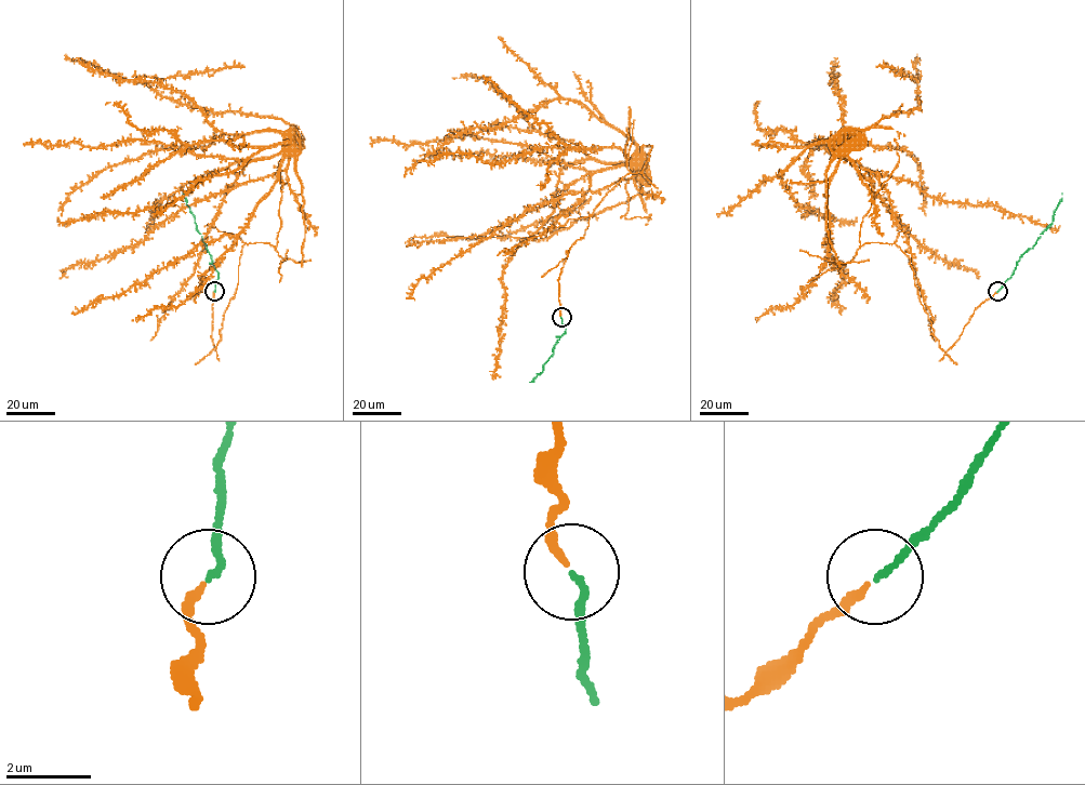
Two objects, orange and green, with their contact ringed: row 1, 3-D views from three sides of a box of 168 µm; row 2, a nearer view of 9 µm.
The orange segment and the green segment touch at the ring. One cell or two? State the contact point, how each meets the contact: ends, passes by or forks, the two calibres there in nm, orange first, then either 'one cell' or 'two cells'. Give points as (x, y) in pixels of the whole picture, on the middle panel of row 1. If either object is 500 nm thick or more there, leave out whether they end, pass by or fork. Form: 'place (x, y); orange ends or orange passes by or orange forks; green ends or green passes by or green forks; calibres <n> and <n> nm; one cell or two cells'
place (561, 317); orange ends; green ends; calibres 190 and 140 nm; one cell

